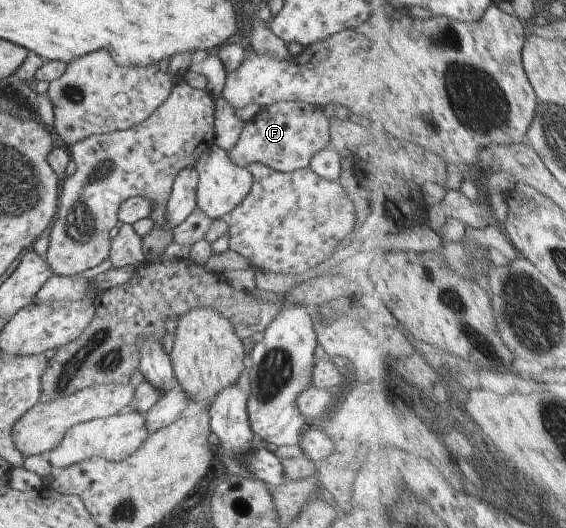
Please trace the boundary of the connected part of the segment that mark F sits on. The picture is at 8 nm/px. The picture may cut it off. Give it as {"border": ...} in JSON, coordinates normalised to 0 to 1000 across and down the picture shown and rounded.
{"border":[[[489,191],[459,205],[431,235],[417,271],[398,288],[406,307],[420,316],[454,307],[495,328],[542,320],[551,295],[578,280],[578,241],[580,223],[562,203],[535,191]]]}

